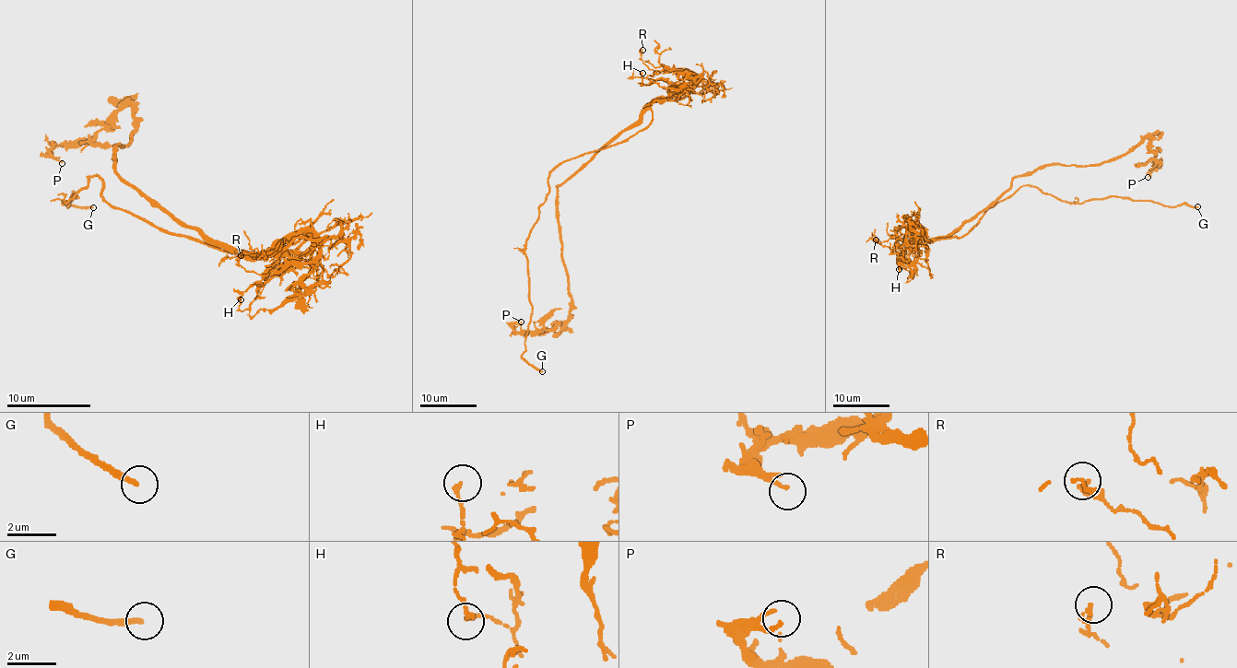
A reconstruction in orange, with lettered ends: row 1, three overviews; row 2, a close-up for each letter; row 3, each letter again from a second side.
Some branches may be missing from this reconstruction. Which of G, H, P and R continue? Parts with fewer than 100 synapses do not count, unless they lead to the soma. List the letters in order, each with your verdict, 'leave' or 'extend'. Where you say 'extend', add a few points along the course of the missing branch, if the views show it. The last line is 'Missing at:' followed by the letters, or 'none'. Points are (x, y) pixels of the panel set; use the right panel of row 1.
G: extend; missing branch runs (1197, 206), (1210, 206), (1221, 212), (1233, 212), (1233, 208)
H: leave
P: leave
R: leave
Missing at: G

